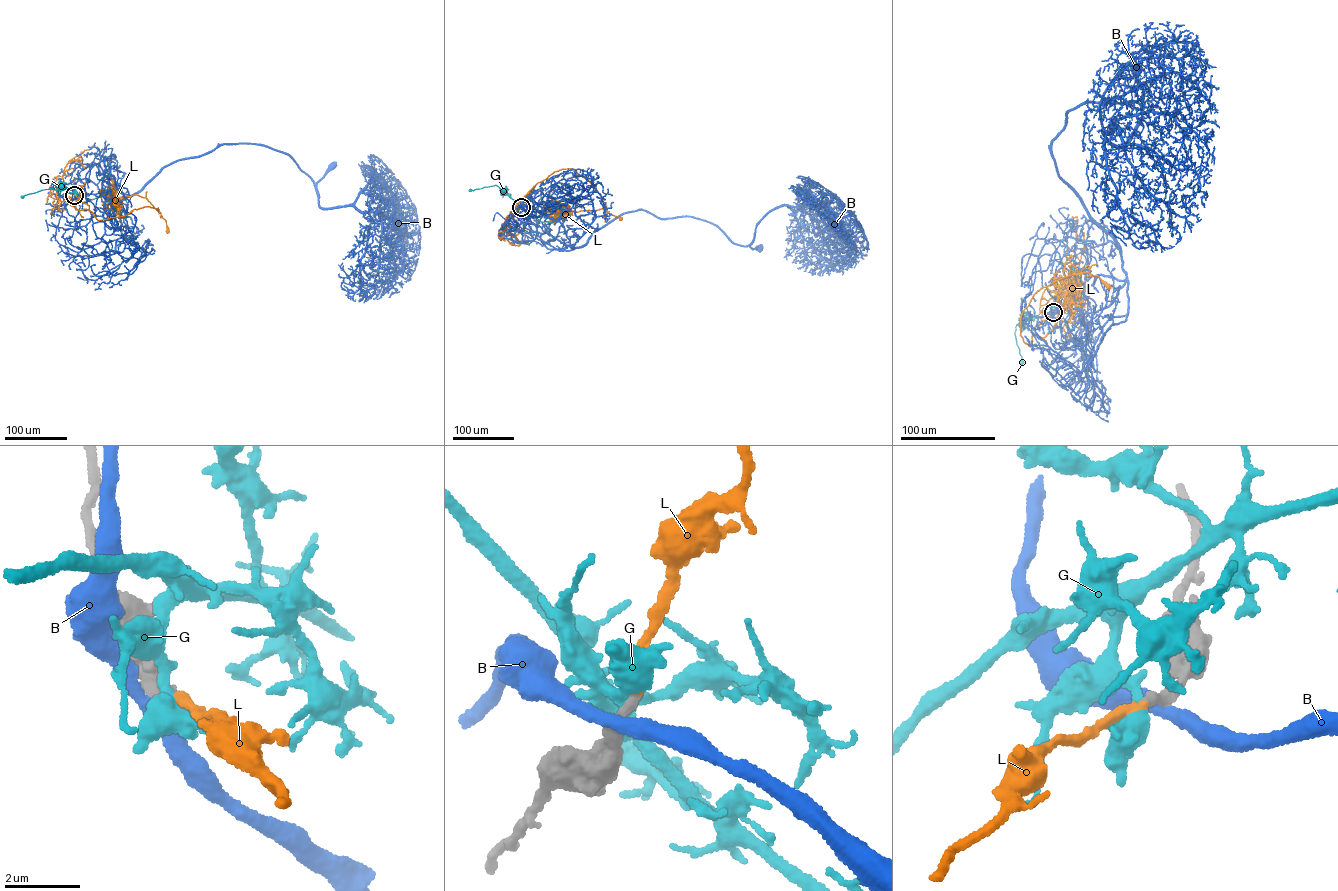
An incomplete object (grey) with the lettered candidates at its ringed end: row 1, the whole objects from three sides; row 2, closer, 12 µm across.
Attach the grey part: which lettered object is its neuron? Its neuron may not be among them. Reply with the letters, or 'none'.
L

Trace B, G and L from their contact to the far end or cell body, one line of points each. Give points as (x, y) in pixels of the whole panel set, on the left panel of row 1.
B: (74, 195), (104, 195), (117, 210), (162, 168), (225, 144), (253, 143), (287, 153), (315, 184), (333, 165)
G: (74, 194), (58, 185), (22, 197)
L: (74, 194), (89, 206), (88, 210), (98, 220), (126, 216), (144, 207), (157, 209), (167, 231)

